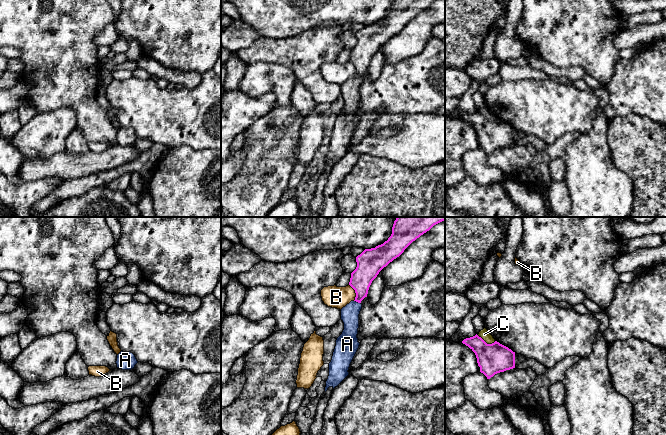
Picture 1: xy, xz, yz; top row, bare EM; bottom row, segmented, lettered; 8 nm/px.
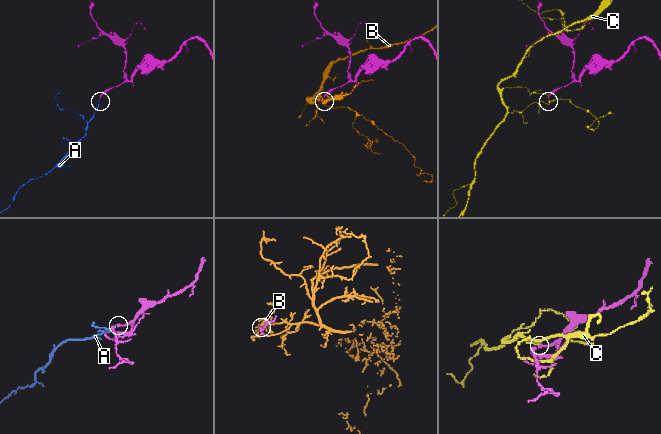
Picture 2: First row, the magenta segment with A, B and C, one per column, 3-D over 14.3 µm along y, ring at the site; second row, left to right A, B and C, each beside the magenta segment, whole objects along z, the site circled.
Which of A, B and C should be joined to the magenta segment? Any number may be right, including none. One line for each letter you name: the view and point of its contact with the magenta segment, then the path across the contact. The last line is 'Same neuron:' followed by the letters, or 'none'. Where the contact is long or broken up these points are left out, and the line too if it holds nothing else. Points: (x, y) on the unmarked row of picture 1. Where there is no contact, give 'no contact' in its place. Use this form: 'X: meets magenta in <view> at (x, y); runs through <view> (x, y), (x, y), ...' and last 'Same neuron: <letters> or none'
A: meets magenta in xz at (357, 77); runs through xz (361, 54), (361, 70), (357, 77), (350, 89)
Same neuron: A

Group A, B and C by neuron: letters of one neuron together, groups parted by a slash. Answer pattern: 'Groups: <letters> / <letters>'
Groups: A / B / C

